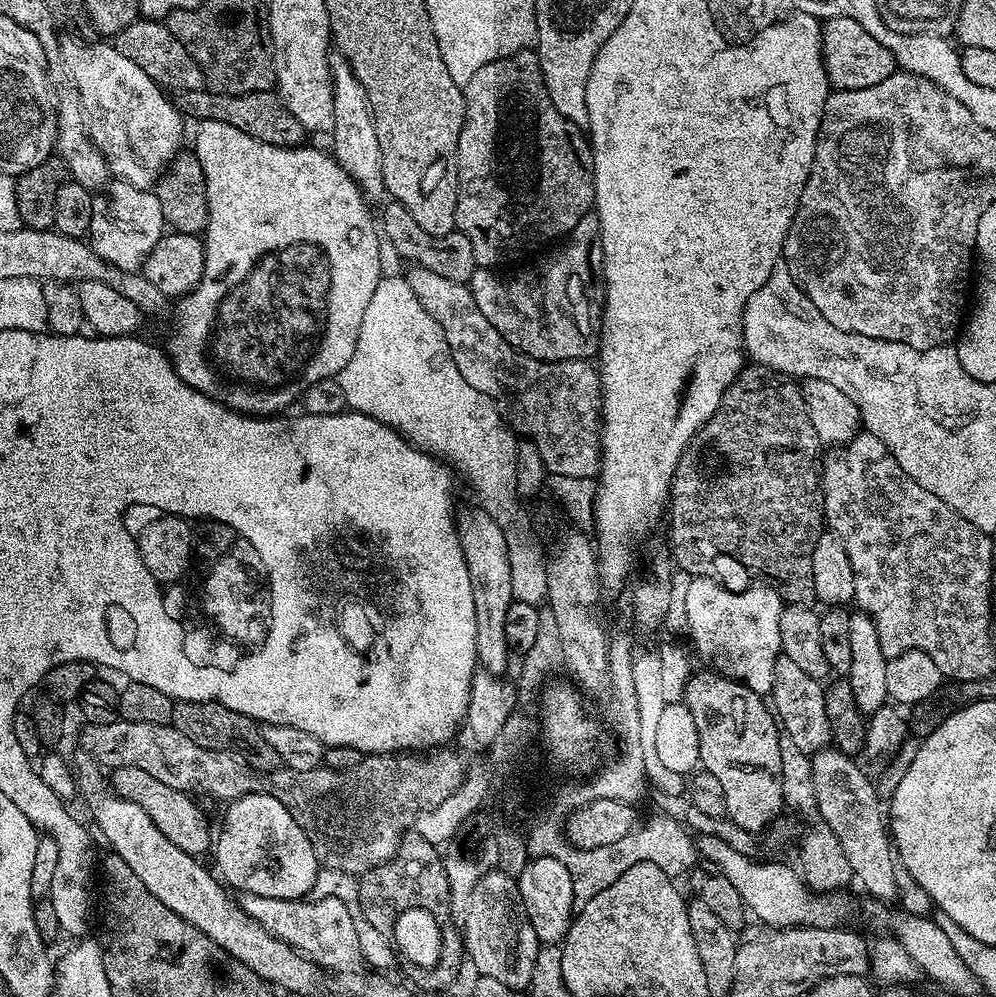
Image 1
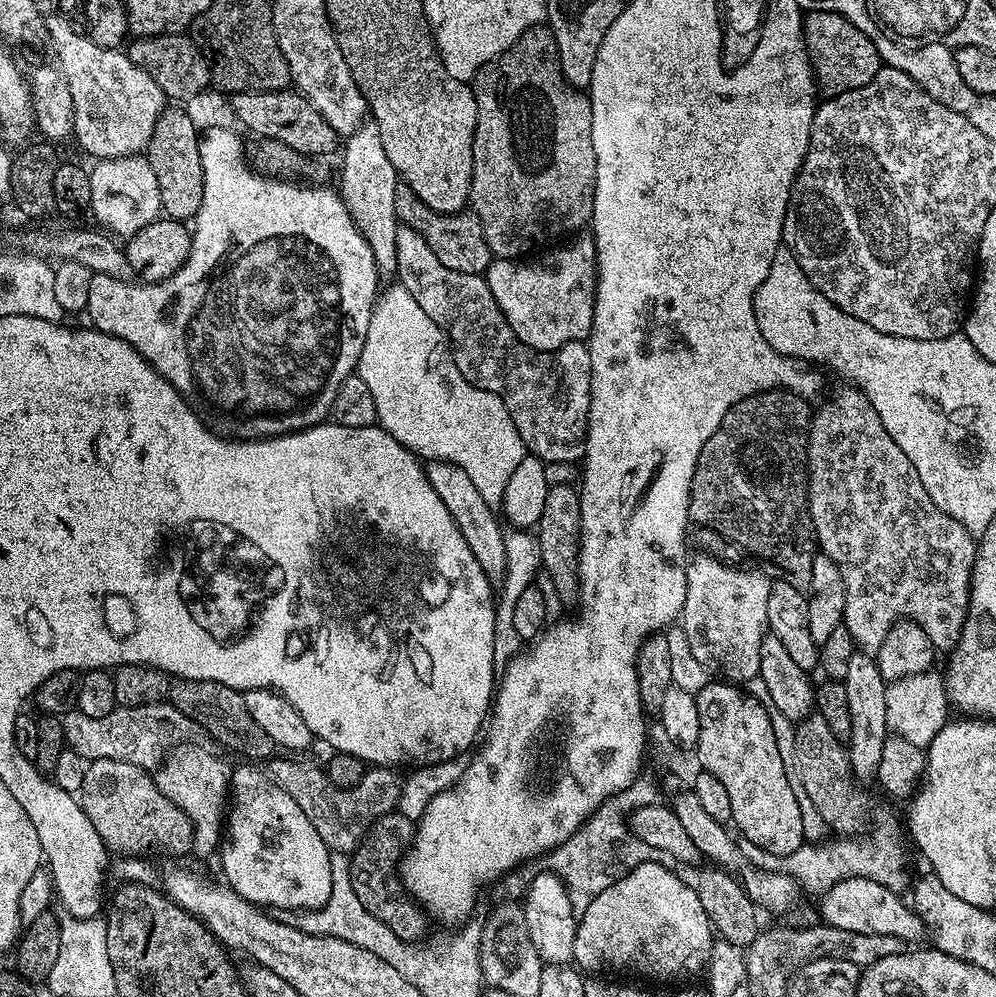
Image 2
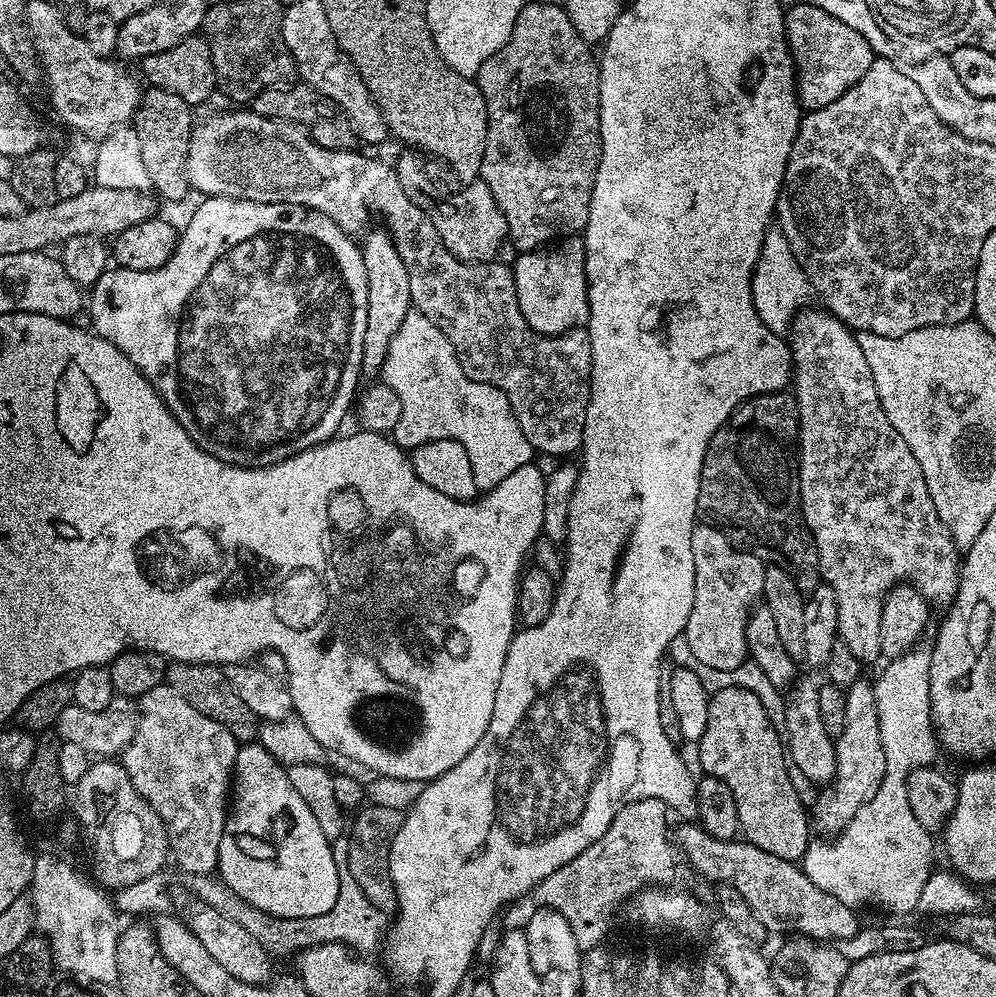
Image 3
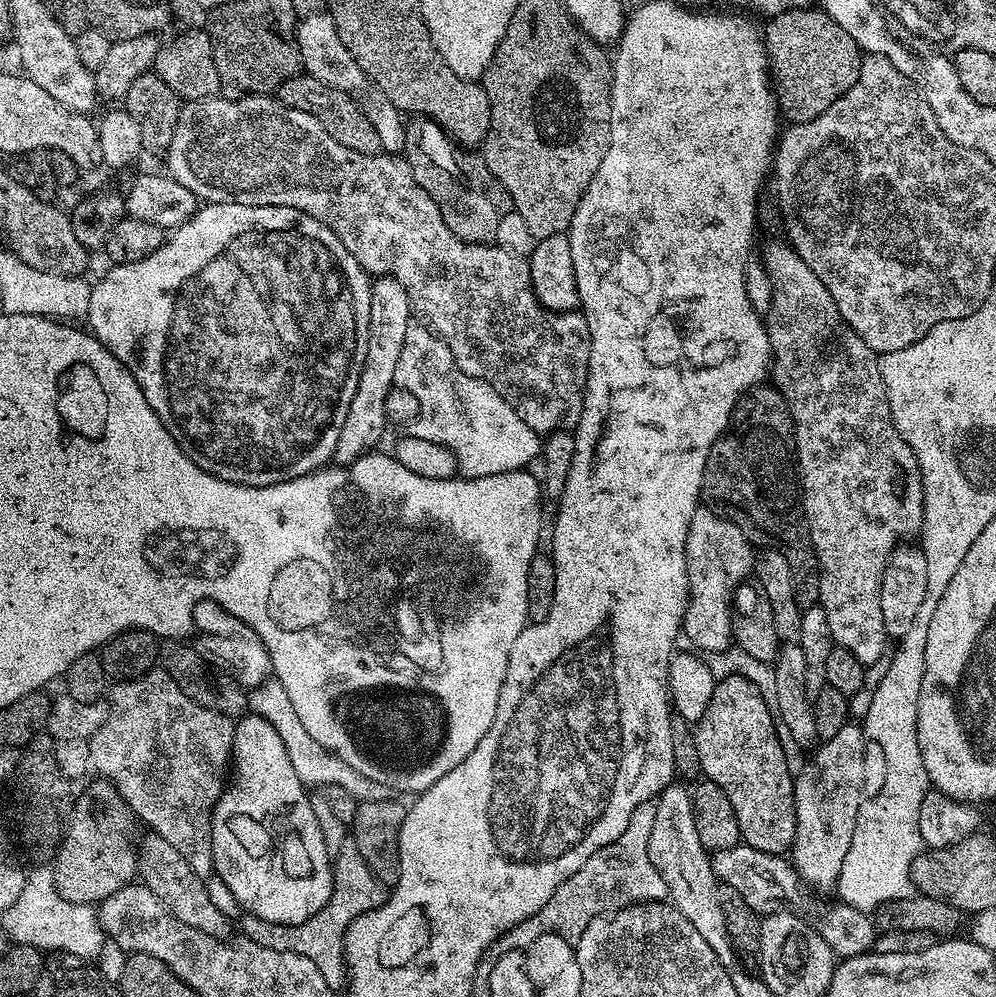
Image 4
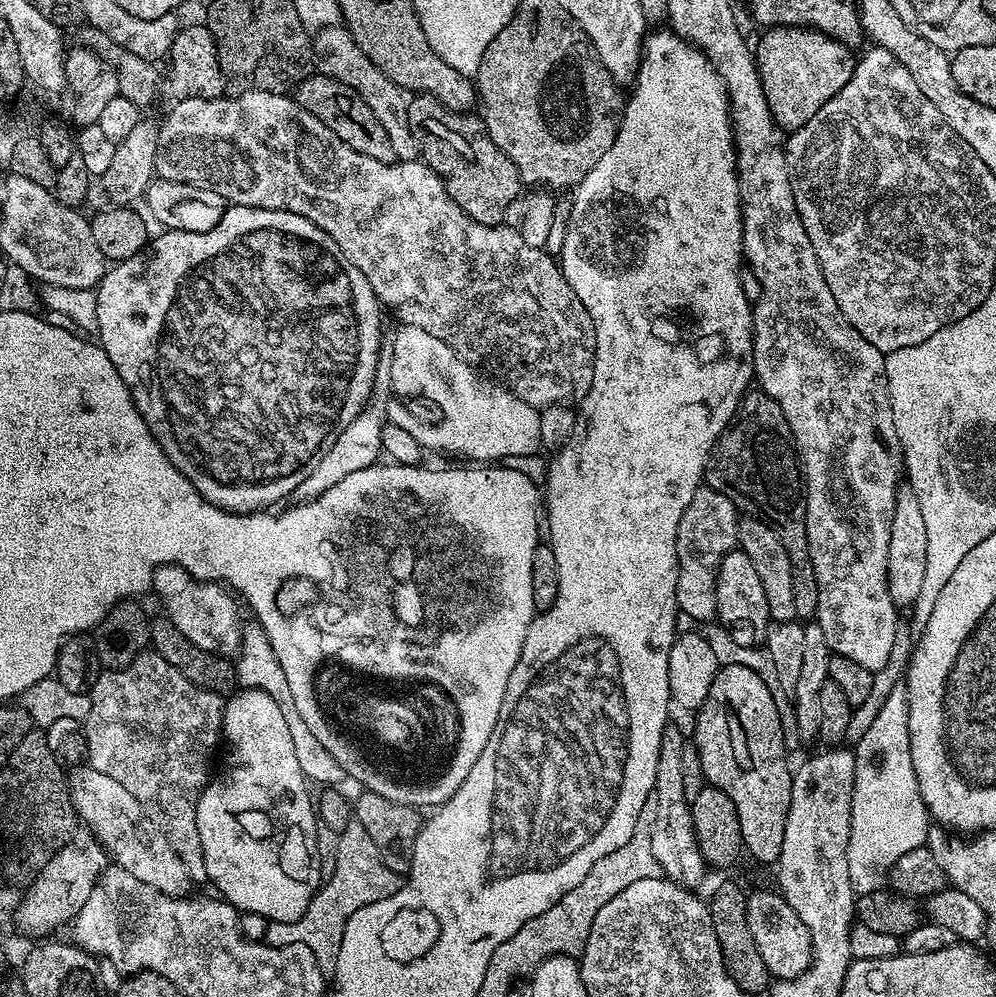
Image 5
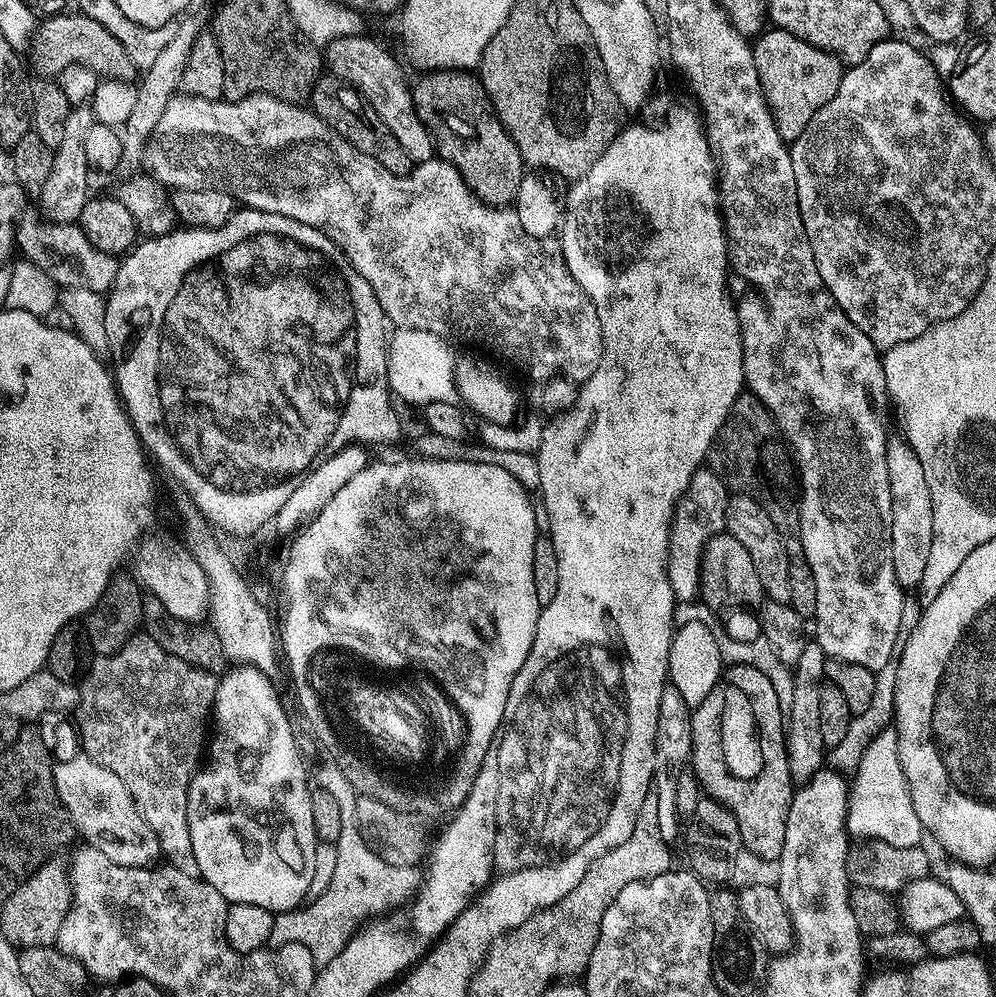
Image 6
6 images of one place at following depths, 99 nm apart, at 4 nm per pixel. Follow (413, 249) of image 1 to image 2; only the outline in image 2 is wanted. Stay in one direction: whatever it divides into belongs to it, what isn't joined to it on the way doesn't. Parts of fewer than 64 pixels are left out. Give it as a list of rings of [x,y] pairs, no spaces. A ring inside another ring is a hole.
[[[403,182],[396,185],[394,206],[397,220],[401,225],[416,229],[426,238],[430,250],[434,250],[434,254],[438,254],[438,262],[442,262],[442,266],[446,266],[450,270],[458,270],[462,274],[479,276],[487,273],[488,266],[494,257],[492,251],[488,249],[480,219],[471,211],[461,210],[445,214],[430,210],[410,190],[410,186]]]

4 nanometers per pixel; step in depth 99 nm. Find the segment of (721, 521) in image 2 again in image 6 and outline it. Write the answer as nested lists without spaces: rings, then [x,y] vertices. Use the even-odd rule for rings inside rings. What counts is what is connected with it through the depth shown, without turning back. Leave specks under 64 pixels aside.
[[[747,390],[730,406],[726,422],[718,430],[706,457],[707,467],[721,477],[729,489],[754,497],[770,514],[778,534],[784,539],[790,570],[790,598],[787,603],[799,616],[815,617],[816,583],[800,541],[800,482],[798,468],[788,441],[780,432],[770,410],[758,397]]]

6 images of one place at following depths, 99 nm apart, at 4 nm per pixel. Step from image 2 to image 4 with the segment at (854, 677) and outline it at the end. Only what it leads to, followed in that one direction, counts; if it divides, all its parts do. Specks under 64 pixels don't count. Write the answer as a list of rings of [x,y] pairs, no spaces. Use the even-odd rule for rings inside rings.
[[[850,722],[842,726],[834,738],[823,741],[815,749],[816,757],[801,772],[795,773],[792,789],[796,833],[790,849],[790,863],[809,889],[821,888],[831,893],[838,882],[838,874],[842,874],[842,862],[846,862],[850,842],[854,842],[858,810],[866,796],[864,779],[868,776],[868,756],[864,753],[864,744],[863,727]]]

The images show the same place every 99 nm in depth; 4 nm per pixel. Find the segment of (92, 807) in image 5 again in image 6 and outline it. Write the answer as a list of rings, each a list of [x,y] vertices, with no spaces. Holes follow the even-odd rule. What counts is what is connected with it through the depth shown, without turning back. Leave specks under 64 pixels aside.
[[[83,752],[66,762],[55,763],[53,768],[59,798],[85,843],[101,850],[112,862],[131,868],[147,867],[161,855],[157,835],[142,818],[133,795],[118,774]]]

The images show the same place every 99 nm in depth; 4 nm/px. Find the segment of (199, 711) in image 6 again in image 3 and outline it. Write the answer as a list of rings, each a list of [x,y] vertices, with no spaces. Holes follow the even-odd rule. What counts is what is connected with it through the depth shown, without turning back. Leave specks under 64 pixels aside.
[[[168,683],[154,686],[154,690],[146,690],[138,698],[138,723],[132,741],[122,753],[122,763],[126,774],[130,774],[130,782],[134,782],[134,790],[142,794],[142,798],[162,818],[168,831],[168,842],[174,864],[189,877],[211,876],[218,868],[218,846],[222,842],[222,834],[226,826],[230,807],[230,785],[234,780],[236,755],[240,744],[222,726],[222,722],[214,722],[214,718],[206,718],[178,690]]]

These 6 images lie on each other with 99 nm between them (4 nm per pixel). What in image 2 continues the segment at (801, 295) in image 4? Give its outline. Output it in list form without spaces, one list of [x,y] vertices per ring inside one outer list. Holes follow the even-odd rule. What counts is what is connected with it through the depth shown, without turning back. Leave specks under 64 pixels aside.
[[[855,386],[840,388],[820,409],[815,409],[808,429],[808,516],[812,519],[812,529],[816,531],[816,543],[819,551],[828,556],[838,566],[838,574],[842,574],[842,582],[846,586],[846,610],[844,611],[843,625],[850,632],[855,647],[867,656],[875,656],[877,650],[886,642],[886,636],[899,620],[912,620],[918,626],[934,629],[934,644],[941,653],[951,653],[958,638],[962,634],[962,626],[968,617],[968,603],[972,589],[972,571],[976,561],[977,537],[973,536],[962,526],[962,522],[954,522],[936,505],[936,500],[930,498],[926,486],[918,478],[918,470],[914,470],[914,462],[898,450],[898,442],[886,434],[886,426],[882,426],[880,413],[870,406],[864,393]]]

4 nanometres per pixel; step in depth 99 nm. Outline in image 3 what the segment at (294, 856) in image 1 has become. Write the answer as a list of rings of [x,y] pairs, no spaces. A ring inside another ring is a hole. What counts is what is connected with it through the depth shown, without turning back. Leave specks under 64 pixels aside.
[[[244,742],[236,755],[234,783],[222,842],[218,846],[218,876],[250,906],[278,918],[318,918],[338,902],[338,866],[334,866],[332,841],[322,834],[314,813],[287,777],[288,769],[258,742]]]

